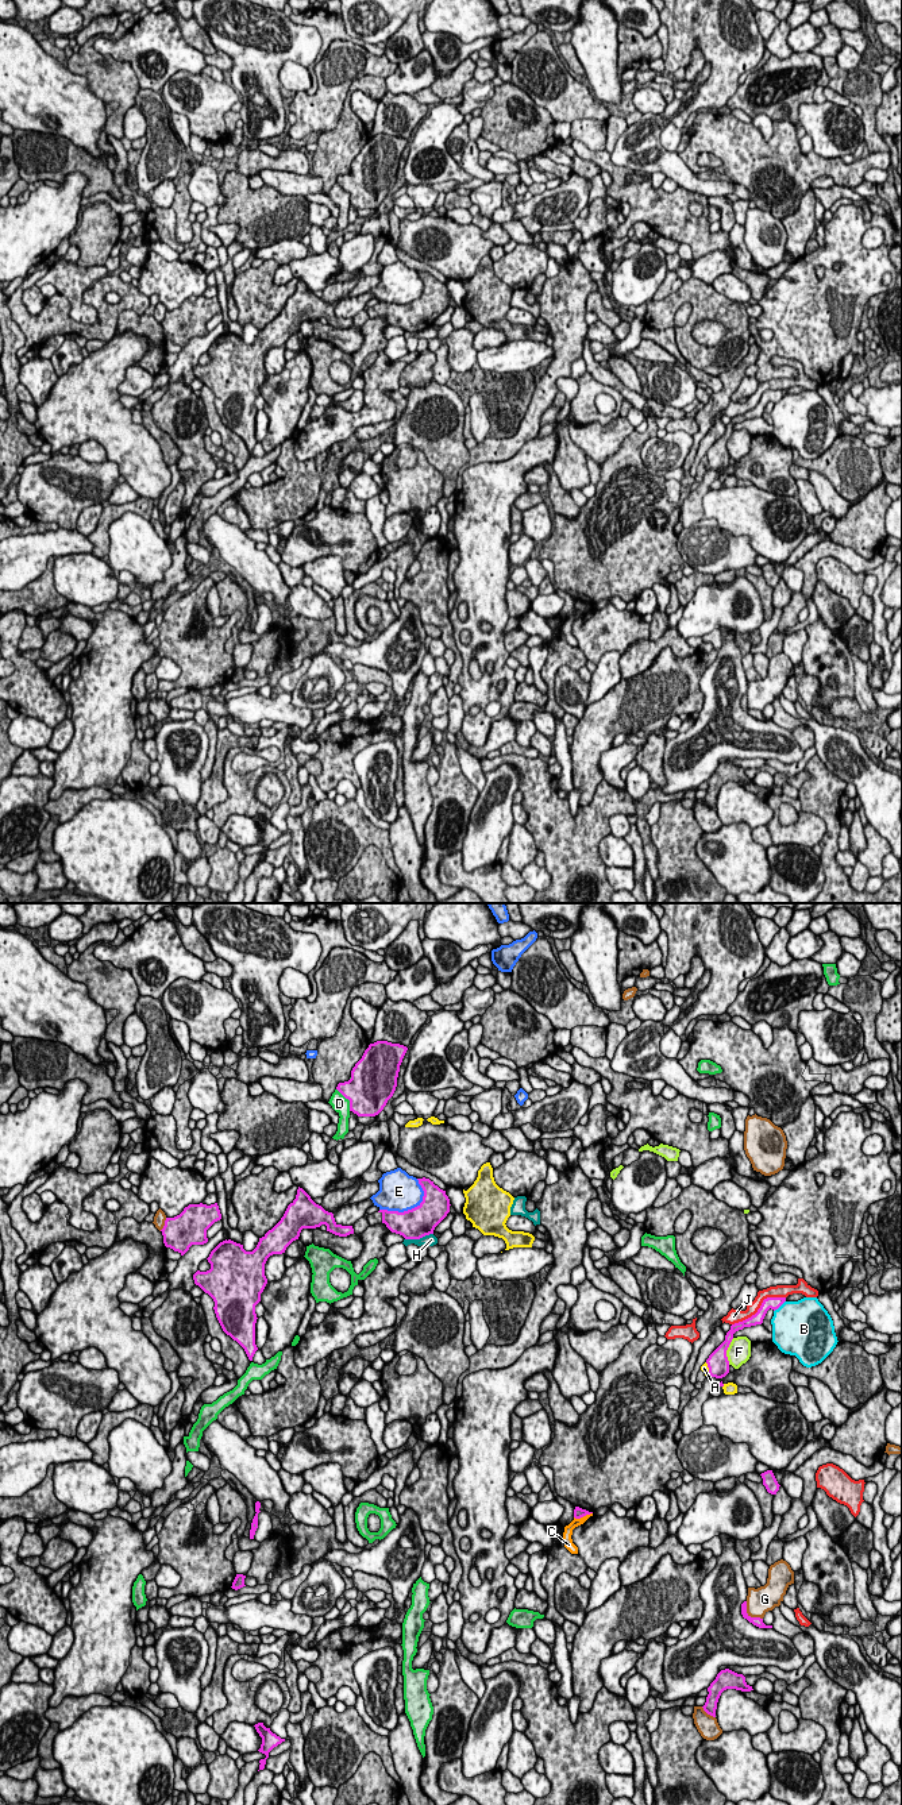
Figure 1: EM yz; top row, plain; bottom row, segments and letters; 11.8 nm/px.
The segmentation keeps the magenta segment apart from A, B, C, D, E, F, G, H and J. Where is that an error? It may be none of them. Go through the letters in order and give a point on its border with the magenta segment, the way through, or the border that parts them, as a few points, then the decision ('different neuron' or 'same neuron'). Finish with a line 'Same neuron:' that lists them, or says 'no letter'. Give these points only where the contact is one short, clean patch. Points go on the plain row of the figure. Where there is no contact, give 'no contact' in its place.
A: yz (709, 462) | different neuron
B: yz (779, 398) | different neuron
C: yz (582, 609) | along yz (592, 605), (574, 610) | different neuron
D: yz (347, 191) | different neuron
E: yz (412, 301) | different neuron
F: yz (725, 444) | different neuron
G: yz (750, 709) | different neuron
H: yz (419, 331) | along yz (432, 326), (405, 332) | different neuron
J: yz (760, 400) | different neuron
Same neuron: no letter

